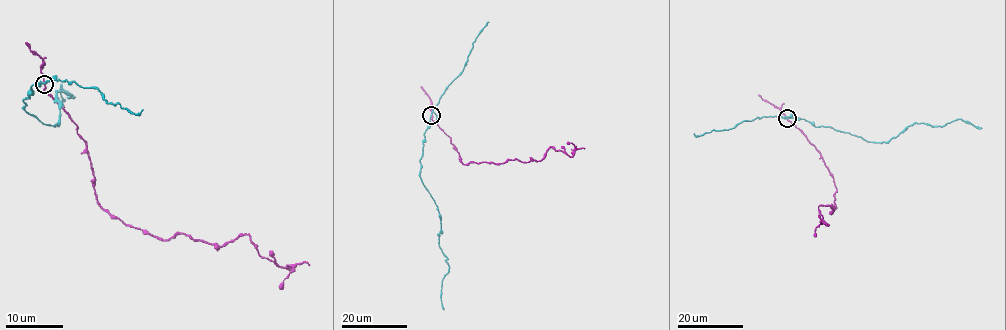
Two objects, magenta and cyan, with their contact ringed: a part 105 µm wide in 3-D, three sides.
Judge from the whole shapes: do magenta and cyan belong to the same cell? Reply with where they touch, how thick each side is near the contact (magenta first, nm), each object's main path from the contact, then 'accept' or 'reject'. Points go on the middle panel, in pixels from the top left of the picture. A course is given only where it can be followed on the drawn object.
at (431, 115); 220 nm thick on the magenta side, 180 nm on the other; magenta runs (432, 115), (450, 138), (464, 164), (540, 161), (551, 146), (571, 157), (574, 146), (567, 144); cyan runs (432, 115), (424, 134), (419, 176), (437, 207), (441, 220), (439, 243), (449, 266), (441, 286), (444, 309); reject

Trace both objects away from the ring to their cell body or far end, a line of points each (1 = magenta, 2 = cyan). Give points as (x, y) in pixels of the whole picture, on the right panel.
1: (787, 118), (819, 153), (836, 188), (835, 208), (818, 207), (829, 224), (820, 223), (816, 236)
2: (787, 118), (830, 126), (869, 142), (888, 142), (915, 123), (944, 126), (958, 119), (981, 128)

